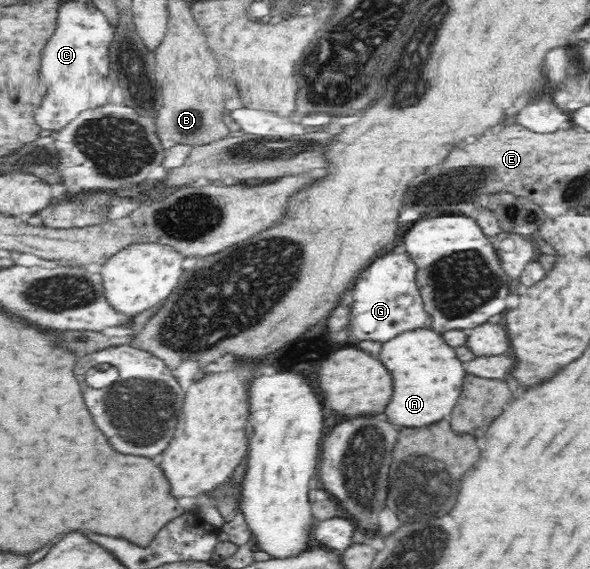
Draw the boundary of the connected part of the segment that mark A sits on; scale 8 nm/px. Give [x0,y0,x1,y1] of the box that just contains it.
[378,326,466,427]

